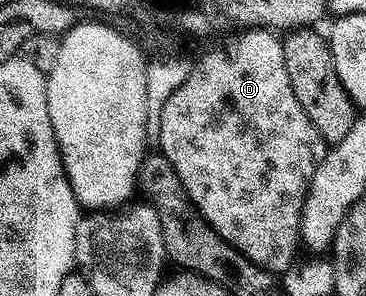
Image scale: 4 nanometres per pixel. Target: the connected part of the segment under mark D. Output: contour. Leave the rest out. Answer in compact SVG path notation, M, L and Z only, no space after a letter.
M262 28L241 31L233 40L225 42L221 48L212 48L197 64L193 63L188 69L188 76L166 98L166 106L162 106L160 115L160 130L158 133L159 151L163 152L165 158L174 166L174 174L178 174L181 186L186 190L192 207L203 217L208 226L220 236L226 244L241 252L251 264L257 264L273 274L283 274L293 267L292 259L296 256L296 247L302 244L300 236L300 219L302 218L304 199L307 198L309 180L319 166L320 160L326 153L326 143L315 126L306 118L306 110L294 98L294 86L290 86L290 78L286 74L286 62L284 61L284 46L281 37L275 31Z

